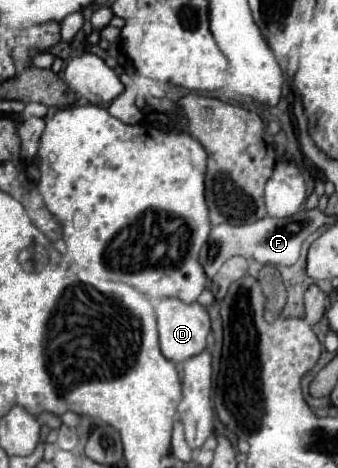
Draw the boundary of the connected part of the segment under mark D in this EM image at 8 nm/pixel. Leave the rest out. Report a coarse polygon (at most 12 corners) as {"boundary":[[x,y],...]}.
{"boundary":[[198,302],[156,304],[160,350],[180,364],[206,348],[210,316]]}

